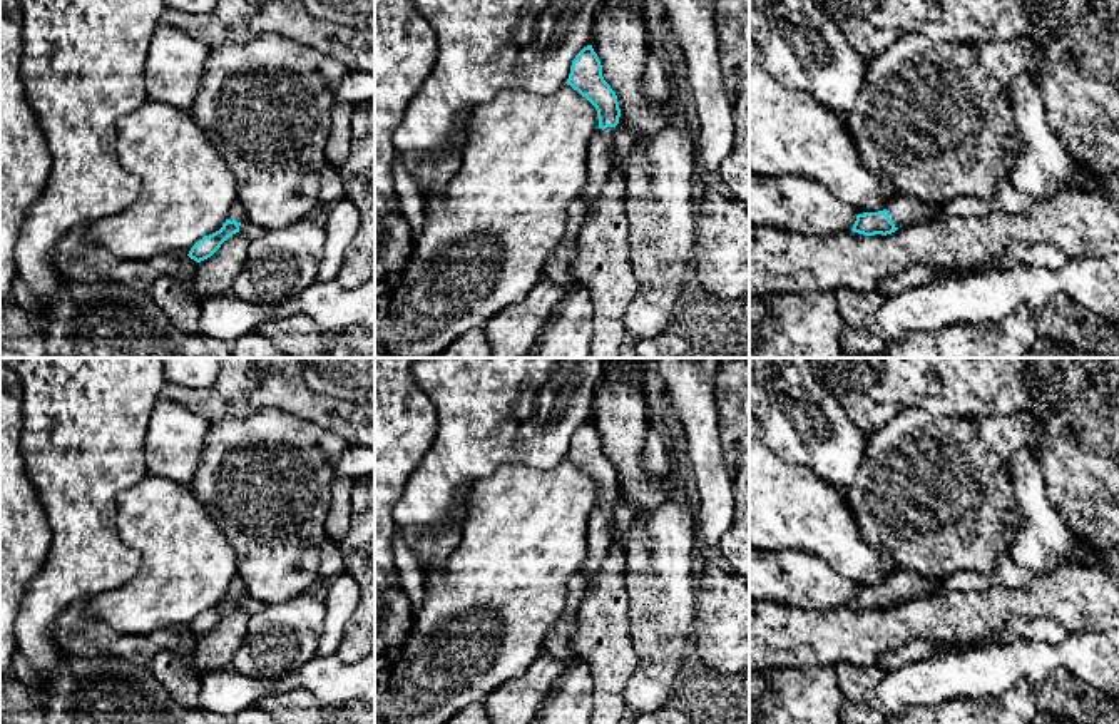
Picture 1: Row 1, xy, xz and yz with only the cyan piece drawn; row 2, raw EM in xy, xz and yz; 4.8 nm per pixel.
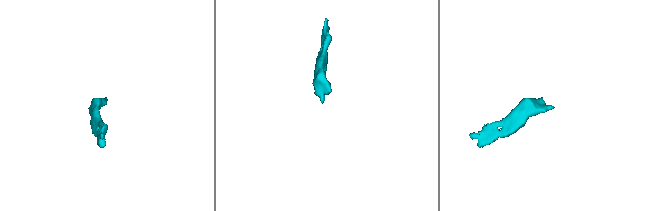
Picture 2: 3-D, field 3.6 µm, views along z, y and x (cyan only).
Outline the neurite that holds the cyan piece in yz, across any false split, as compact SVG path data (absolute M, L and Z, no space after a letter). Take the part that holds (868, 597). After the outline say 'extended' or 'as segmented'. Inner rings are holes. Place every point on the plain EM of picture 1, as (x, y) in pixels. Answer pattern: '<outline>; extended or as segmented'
M898 572L883 585L858 589L851 605L863 610L887 610L908 600L933 599L940 595L935 584L937 579Z; extended

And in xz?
M592 420L584 421L570 440L565 456L597 485L599 503L587 520L587 557L580 577L590 582L609 553L614 527L614 507L621 483L616 467L602 451L602 440Z; extended

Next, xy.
M236 577L229 589L226 597L222 599L222 602L209 610L204 610L202 614L199 614L189 625L189 632L194 634L196 637L201 637L207 632L211 632L219 622L221 619L231 612L232 609L239 607L239 600L241 597L246 594L246 585L244 582Z; extended

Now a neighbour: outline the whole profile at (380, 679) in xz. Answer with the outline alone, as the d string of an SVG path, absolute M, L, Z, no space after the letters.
M375 674L375 724L386 724L385 719L378 714L378 707L386 696L386 674Z

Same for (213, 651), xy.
M236 607L207 634L197 637L192 649L192 665L199 674L231 665L232 655L248 632L249 615Z

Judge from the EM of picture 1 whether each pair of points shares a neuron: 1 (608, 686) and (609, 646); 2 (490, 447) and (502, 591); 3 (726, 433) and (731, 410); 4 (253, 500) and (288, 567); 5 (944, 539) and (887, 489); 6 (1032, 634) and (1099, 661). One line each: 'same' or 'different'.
1: same
2: different
3: same
4: same
5: same
6: different

